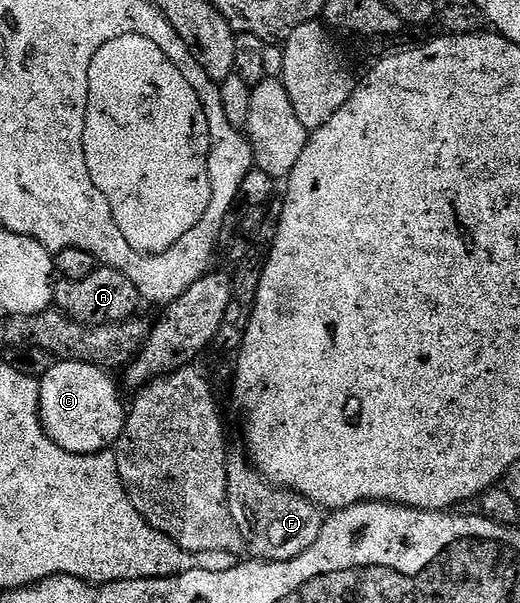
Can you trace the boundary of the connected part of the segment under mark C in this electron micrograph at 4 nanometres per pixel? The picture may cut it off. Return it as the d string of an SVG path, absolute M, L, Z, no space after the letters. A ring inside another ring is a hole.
M54 361L54 364L39 381L41 383L41 426L45 435L59 448L72 454L98 454L116 447L121 433L125 431L127 402L121 399L117 386L113 383L114 375L101 369L100 366L82 362Z

